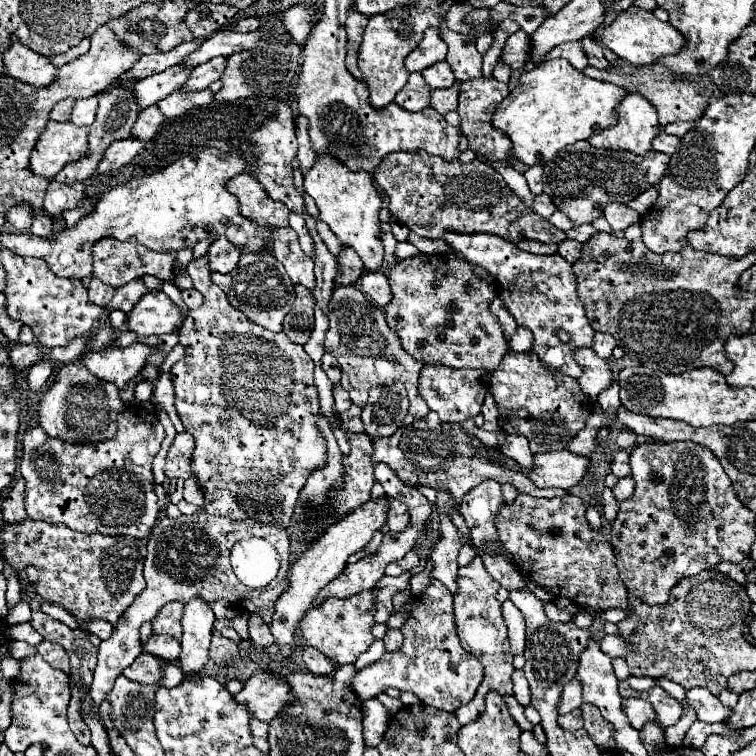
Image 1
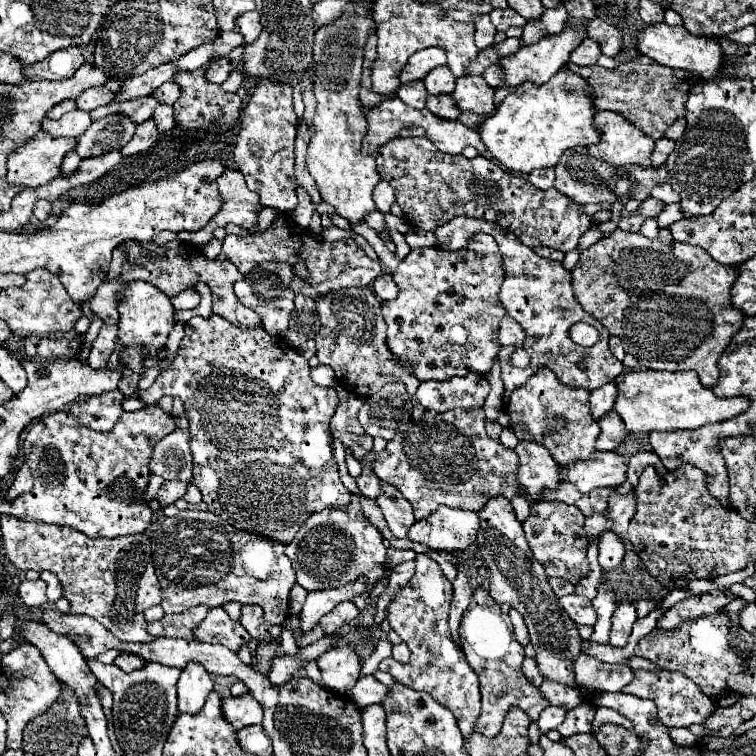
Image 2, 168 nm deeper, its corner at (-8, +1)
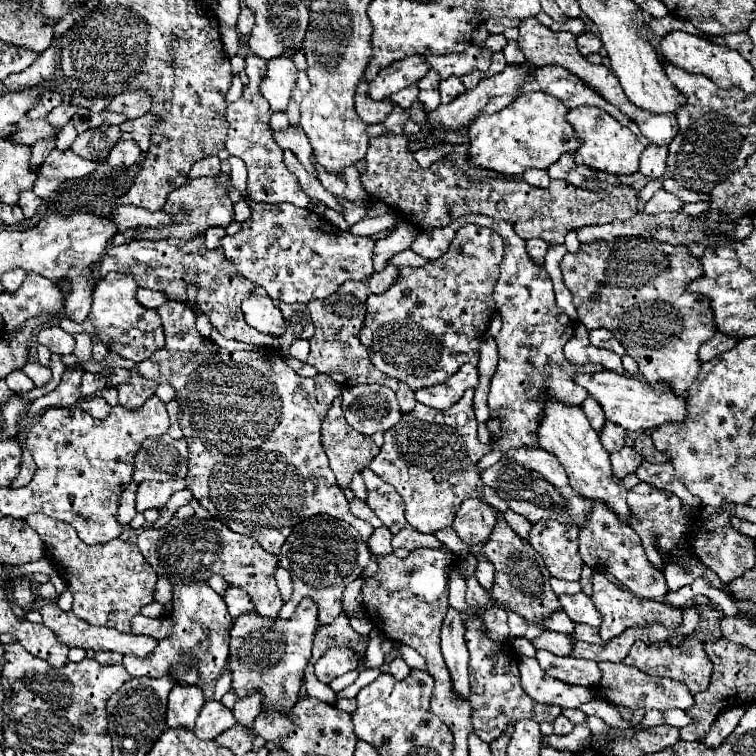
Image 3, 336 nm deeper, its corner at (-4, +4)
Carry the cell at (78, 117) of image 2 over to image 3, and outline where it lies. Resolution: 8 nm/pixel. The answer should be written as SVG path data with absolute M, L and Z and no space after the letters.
M21 119L21 123L17 123L17 131L7 137L9 141L15 141L15 143L21 143L21 145L33 145L37 139L47 139L49 135L53 133L53 125L47 123L45 119L37 119L37 121L31 121L31 119Z

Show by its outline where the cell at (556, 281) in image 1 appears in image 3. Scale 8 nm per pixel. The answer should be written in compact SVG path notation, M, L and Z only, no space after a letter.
M463 215L449 223L449 227L425 227L417 233L415 241L411 243L411 249L425 257L425 259L439 259L445 255L447 247L451 245L451 225L485 225L497 231L505 241L505 257L501 263L501 275L495 285L495 301L497 311L501 313L503 327L497 333L495 341L499 347L499 365L491 379L491 391L489 391L489 421L487 429L491 435L491 447L501 449L507 453L509 449L531 445L539 447L537 443L537 427L543 415L543 405L547 399L557 399L565 405L581 405L587 397L587 391L583 387L577 387L571 381L573 373L597 373L603 371L601 365L585 363L585 365L573 365L563 355L563 345L573 337L573 323L571 319L555 305L555 293L549 275L543 267L535 265L527 251L525 241L513 231L513 227L505 221L491 219L487 215Z

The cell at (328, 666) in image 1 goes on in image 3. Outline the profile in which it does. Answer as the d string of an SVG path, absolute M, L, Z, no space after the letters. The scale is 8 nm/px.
M331 647L317 663L315 663L315 675L321 683L331 683L335 677L345 675L347 671L357 669L357 657L351 649L345 647Z

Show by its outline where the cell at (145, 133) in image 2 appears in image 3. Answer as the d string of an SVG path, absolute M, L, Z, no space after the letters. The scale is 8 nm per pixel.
M119 141L111 149L111 153L107 157L107 163L113 169L125 169L125 167L131 167L139 159L139 155L141 155L141 151L139 151L137 143L133 143L133 141Z

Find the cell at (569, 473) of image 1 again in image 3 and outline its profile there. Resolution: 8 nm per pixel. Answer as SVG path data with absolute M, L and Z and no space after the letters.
M623 447L611 453L611 463L613 463L613 475L617 479L625 479L629 473L637 471L637 467L643 463L643 457L637 455L633 447Z

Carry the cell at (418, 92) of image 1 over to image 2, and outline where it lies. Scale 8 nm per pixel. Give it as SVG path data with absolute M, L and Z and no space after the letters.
M407 82L405 86L399 88L397 96L413 108L425 108L425 100L427 100L427 90L423 82Z

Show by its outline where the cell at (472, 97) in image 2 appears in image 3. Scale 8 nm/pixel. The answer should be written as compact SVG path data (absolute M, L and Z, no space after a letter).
M449 77L439 83L439 93L441 93L441 103L451 103L457 95L465 93L465 87L461 85L459 77Z

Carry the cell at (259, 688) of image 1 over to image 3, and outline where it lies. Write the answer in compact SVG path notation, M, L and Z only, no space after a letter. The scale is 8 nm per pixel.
M209 701L201 707L201 713L197 717L197 723L195 723L195 729L193 733L199 737L199 739L205 739L205 741L211 741L215 739L221 731L229 729L235 725L235 717L229 709L225 709L219 701Z

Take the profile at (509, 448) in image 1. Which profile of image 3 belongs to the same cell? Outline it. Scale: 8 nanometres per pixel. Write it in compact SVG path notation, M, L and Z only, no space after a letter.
M511 449L495 465L481 473L481 481L493 487L497 495L509 503L511 511L525 515L525 519L529 519L531 523L537 523L541 519L555 519L563 525L583 527L589 521L589 511L593 509L593 503L589 503L589 499L583 499L571 489L565 469L557 461L557 457L547 453L545 449Z

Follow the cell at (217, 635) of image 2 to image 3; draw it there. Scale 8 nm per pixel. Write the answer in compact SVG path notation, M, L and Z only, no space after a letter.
M187 583L173 587L173 611L171 619L175 623L173 635L161 639L157 649L151 655L137 657L125 655L123 665L133 677L161 677L169 673L169 669L177 663L185 661L199 671L199 679L203 683L211 683L219 679L227 665L229 655L229 627L233 627L233 617L227 613L225 601L217 595L207 583Z

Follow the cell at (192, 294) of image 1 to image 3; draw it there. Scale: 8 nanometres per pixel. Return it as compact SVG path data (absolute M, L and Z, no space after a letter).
M143 287L137 289L137 299L139 299L139 303L143 307L149 307L149 309L157 309L167 301L167 297L163 293L151 291L151 289L143 289Z

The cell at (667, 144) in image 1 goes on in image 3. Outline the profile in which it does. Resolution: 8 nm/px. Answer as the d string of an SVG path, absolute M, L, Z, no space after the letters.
M649 145L641 153L639 159L639 173L643 173L649 179L659 179L665 173L665 161L667 161L667 147Z

